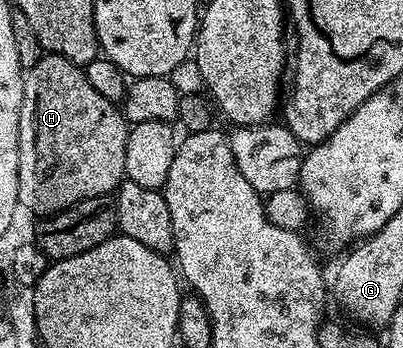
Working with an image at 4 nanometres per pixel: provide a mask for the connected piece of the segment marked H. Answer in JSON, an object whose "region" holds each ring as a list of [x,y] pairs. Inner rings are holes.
{"region":[[[44,53],[37,61],[37,65],[26,68],[23,76],[23,96],[21,97],[19,132],[17,133],[17,149],[19,150],[19,156],[17,157],[17,193],[19,194],[19,207],[22,210],[32,211],[35,217],[46,217],[55,215],[66,207],[77,205],[89,197],[111,195],[125,179],[123,170],[125,169],[125,145],[127,144],[128,130],[129,124],[123,118],[122,110],[116,104],[105,101],[105,97],[101,97],[101,93],[97,93],[97,89],[93,89],[93,85],[89,85],[89,77],[82,66],[71,63],[63,55]]]}

